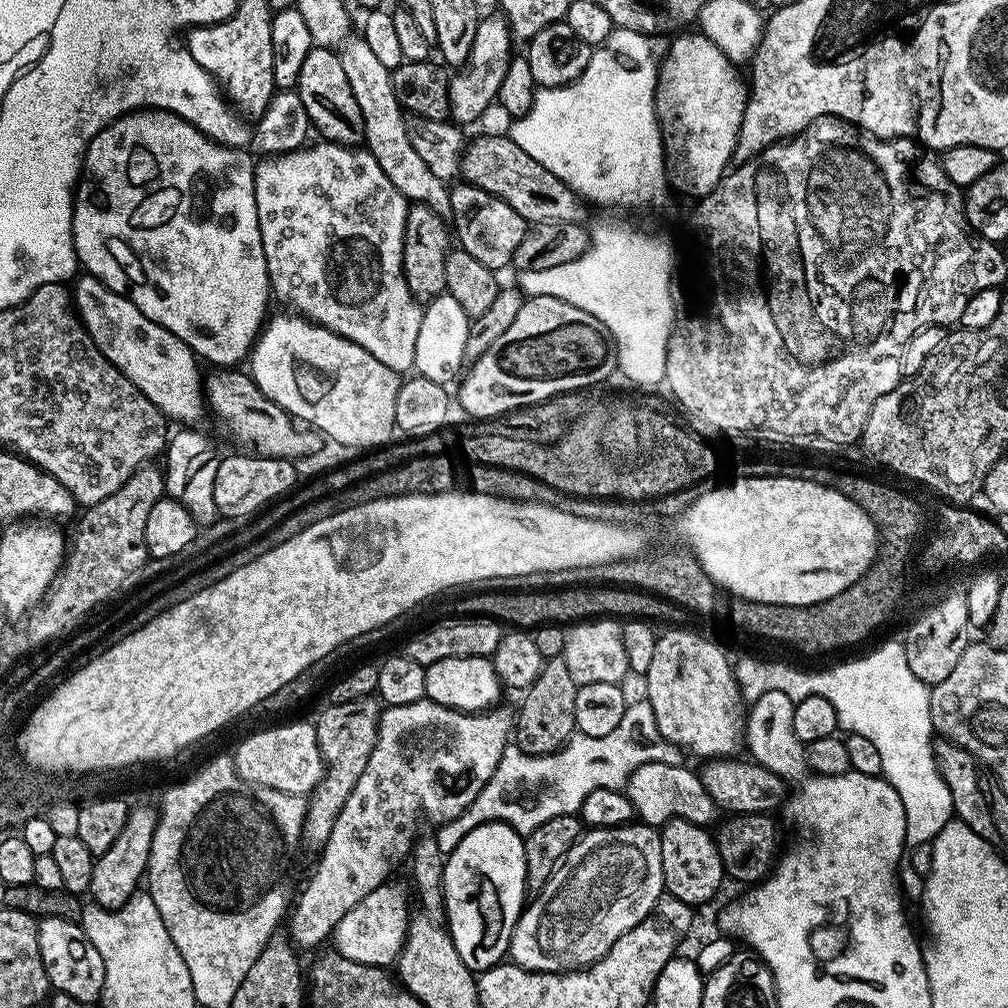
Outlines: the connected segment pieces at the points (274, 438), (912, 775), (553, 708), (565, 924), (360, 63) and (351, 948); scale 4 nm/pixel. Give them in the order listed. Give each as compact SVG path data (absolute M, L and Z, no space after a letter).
M220 366L202 380L202 391L209 413L216 415L216 420L237 440L245 444L245 449L258 456L273 456L293 462L300 462L303 456L312 456L320 448L321 433L311 426L305 426L288 415L282 406L258 390L247 371L236 372L235 367Z
M903 643L884 644L881 648L873 650L869 656L861 660L848 660L829 672L804 672L796 668L784 668L780 662L758 660L750 656L736 662L736 679L740 683L742 699L745 703L759 703L767 693L777 694L784 692L793 701L801 700L807 696L821 696L830 698L834 710L838 714L840 728L848 734L862 734L862 738L870 738L882 754L882 776L894 790L898 790L898 798L902 798L902 806L906 814L905 845L909 849L917 848L923 844L931 844L936 835L946 826L946 822L953 819L952 799L950 786L942 778L936 765L936 755L932 752L934 743L934 729L932 715L930 714L930 698L932 697L929 685L924 684L910 671L910 662L906 662Z
M563 656L551 657L545 663L540 677L523 693L524 701L520 704L520 716L518 712L518 723L514 728L514 740L522 751L528 752L532 756L549 756L551 752L563 748L568 739L577 735L576 719L574 718L574 698L577 687L574 678L570 676L570 670Z
M643 822L624 824L621 828L594 828L585 831L580 841L568 852L563 864L557 868L556 873L549 878L541 892L535 893L536 900L527 905L521 911L518 922L512 931L512 941L508 943L508 956L511 963L522 966L527 972L571 972L578 968L586 968L589 964L598 962L634 926L638 926L648 916L653 915L654 909L660 903L661 896L665 895L664 879L662 878L662 846L660 845L660 833L655 827Z
M360 34L349 35L338 51L342 70L346 70L346 78L350 78L350 90L354 90L354 98L358 98L358 110L362 110L366 151L372 155L374 162L378 162L378 166L382 166L386 178L394 182L395 188L408 201L430 206L439 216L451 217L449 185L442 178L437 178L414 151L414 146L410 143L406 113L394 94L391 71L378 62Z
M385 882L379 888L375 888L342 922L338 922L335 932L332 933L331 943L336 943L335 955L346 958L350 962L368 964L371 968L387 969L395 965L400 957L400 951L404 945L404 939L408 933L408 896L400 884Z

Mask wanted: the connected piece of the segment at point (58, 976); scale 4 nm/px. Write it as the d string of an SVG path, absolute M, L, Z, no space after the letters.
M43 918L37 923L38 950L46 966L49 985L62 994L78 998L81 1006L88 1006L104 995L104 967L102 954L94 950L94 942L86 938L83 928L62 918Z

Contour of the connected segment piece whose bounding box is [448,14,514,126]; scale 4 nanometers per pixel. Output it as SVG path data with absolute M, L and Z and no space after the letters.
M488 14L478 26L478 34L474 34L474 46L470 46L468 63L463 65L457 76L453 75L448 82L450 90L450 116L457 125L472 124L500 95L502 78L506 78L506 70L514 55L514 37L508 28L508 21L500 14Z

